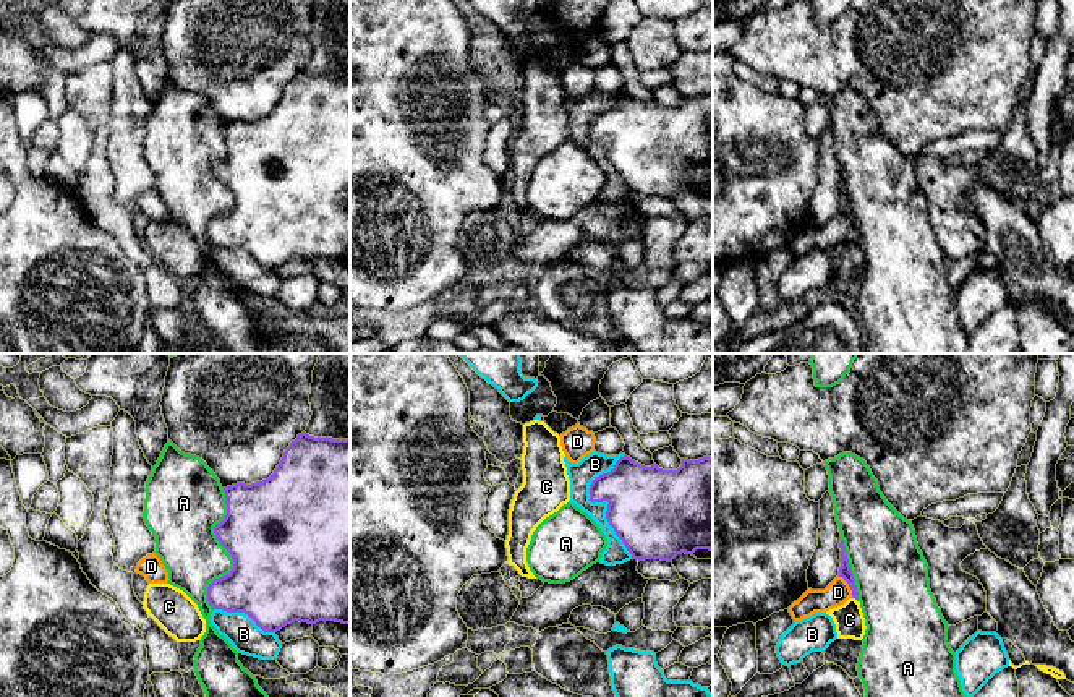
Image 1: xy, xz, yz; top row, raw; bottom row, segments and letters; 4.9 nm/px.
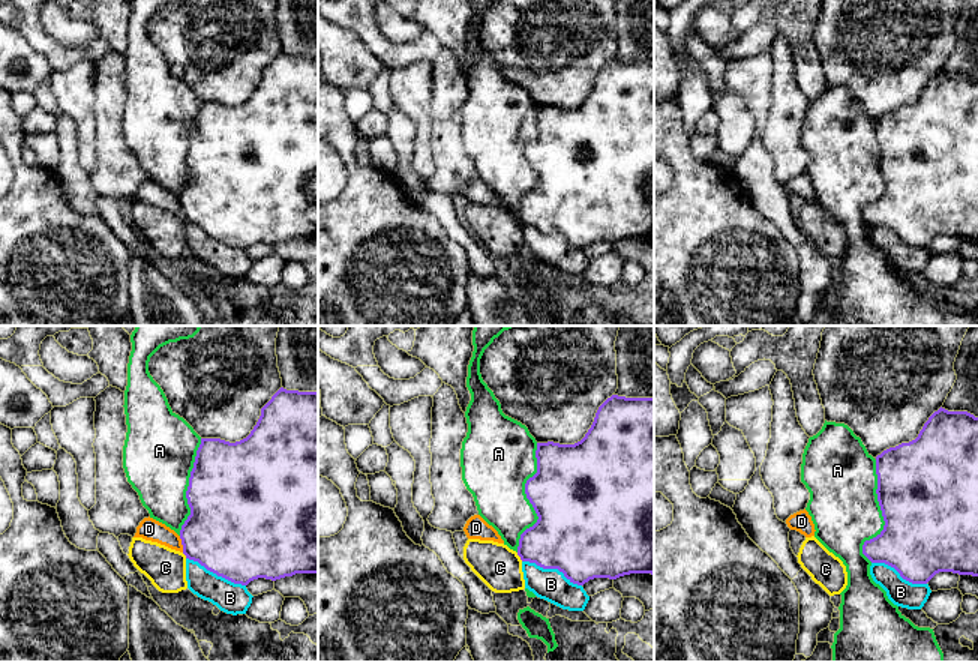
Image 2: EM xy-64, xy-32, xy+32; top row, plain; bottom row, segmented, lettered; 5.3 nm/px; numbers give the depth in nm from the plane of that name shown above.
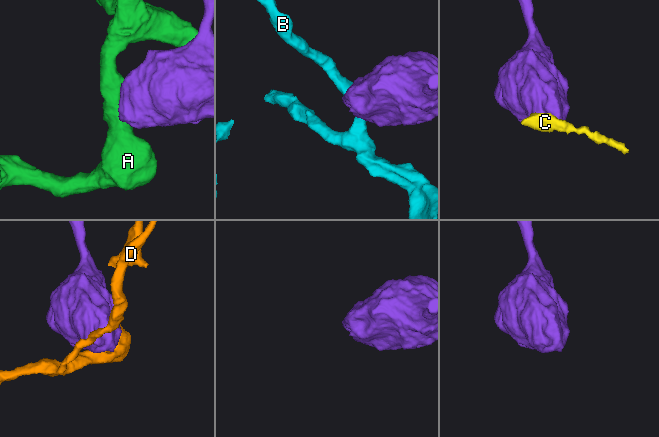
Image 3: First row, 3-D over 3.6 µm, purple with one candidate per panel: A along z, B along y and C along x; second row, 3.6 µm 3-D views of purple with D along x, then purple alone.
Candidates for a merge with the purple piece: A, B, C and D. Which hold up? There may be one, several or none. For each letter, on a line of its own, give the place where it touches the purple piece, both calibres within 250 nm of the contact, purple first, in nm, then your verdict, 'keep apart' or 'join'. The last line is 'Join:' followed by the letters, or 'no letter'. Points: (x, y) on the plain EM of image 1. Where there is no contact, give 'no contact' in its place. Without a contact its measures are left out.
A: contact xy (229, 188); calibres 500 and 300 nm; keep apart
B: contact xz (600, 138); calibres 400 and 120 nm; keep apart
C: contact yz (856, 235); calibres 60 and 150 nm; keep apart
D: contact yz (849, 222); calibres 60 and 120 nm; keep apart
Join: no letter

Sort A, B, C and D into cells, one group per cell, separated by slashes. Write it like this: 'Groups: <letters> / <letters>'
Groups: A / B / C / D

